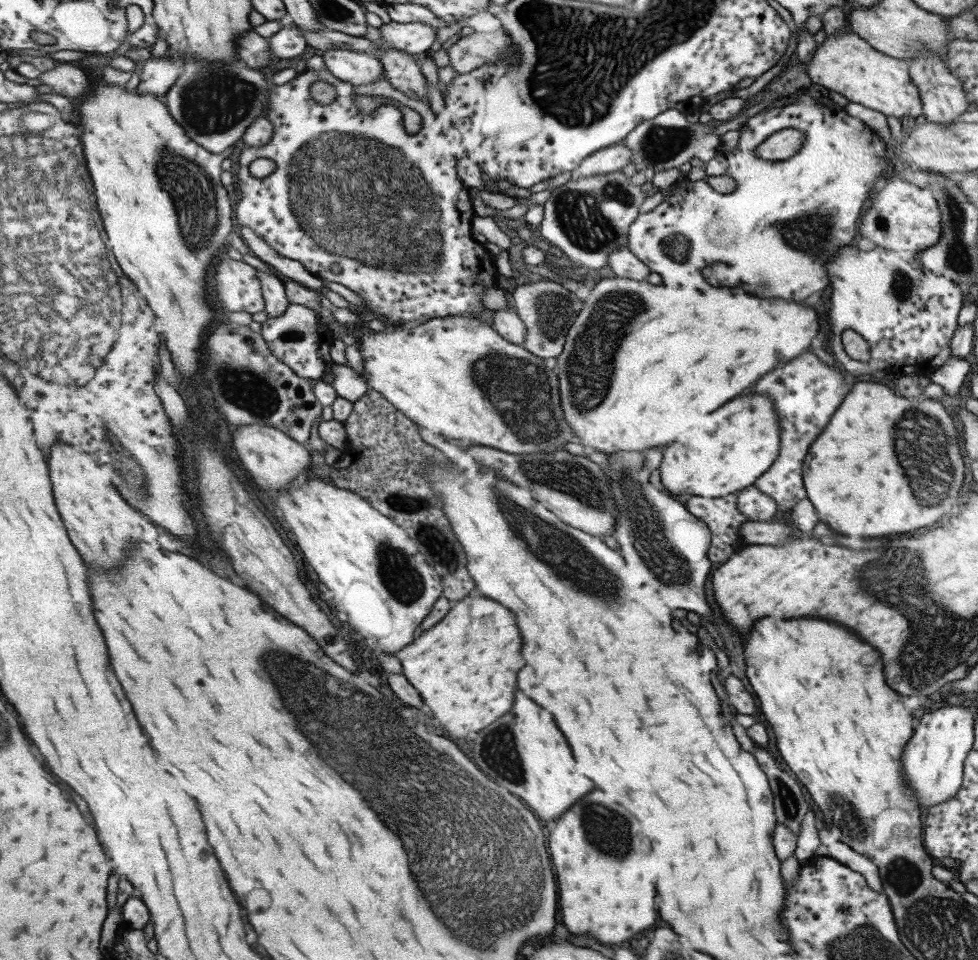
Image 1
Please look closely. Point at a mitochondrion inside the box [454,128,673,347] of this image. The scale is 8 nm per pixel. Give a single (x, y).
(581, 219)

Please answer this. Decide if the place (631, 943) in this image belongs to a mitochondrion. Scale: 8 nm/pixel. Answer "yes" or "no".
no

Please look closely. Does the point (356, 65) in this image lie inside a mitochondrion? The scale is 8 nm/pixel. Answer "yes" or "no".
no

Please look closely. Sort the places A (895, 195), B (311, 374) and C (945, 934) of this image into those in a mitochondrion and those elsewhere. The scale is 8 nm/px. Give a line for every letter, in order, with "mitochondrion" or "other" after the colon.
A: other
B: other
C: mitochondrion

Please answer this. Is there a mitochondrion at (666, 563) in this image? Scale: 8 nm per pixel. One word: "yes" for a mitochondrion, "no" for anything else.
yes

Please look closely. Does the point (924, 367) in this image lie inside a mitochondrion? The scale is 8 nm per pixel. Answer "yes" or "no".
no

